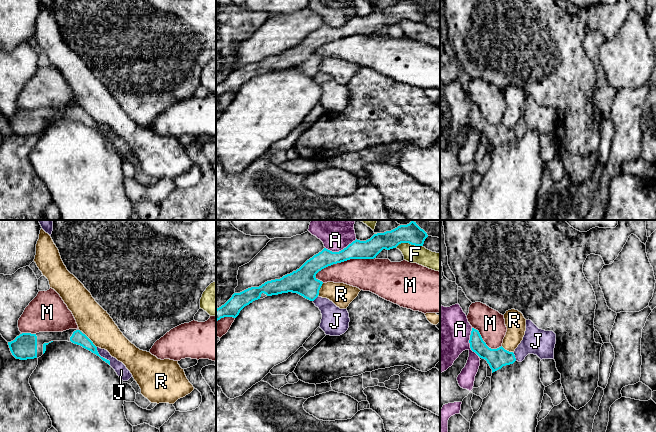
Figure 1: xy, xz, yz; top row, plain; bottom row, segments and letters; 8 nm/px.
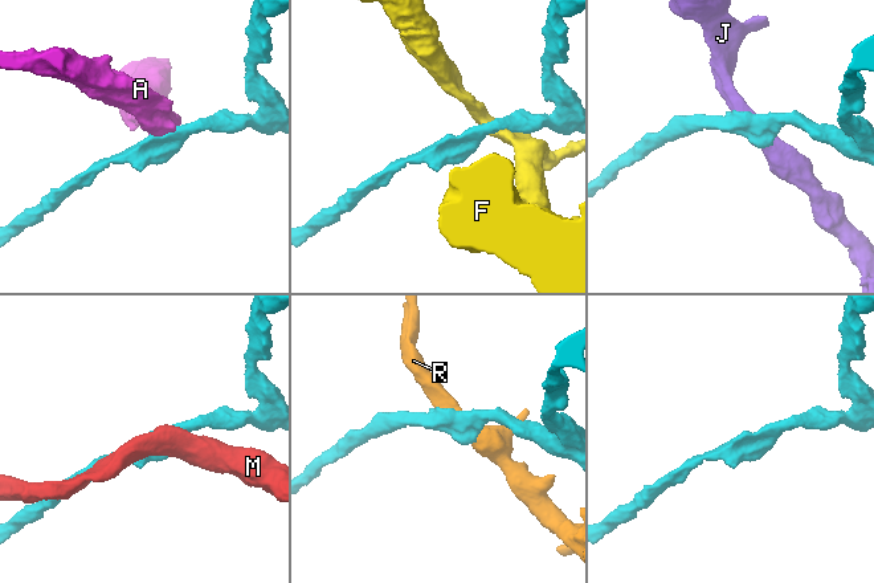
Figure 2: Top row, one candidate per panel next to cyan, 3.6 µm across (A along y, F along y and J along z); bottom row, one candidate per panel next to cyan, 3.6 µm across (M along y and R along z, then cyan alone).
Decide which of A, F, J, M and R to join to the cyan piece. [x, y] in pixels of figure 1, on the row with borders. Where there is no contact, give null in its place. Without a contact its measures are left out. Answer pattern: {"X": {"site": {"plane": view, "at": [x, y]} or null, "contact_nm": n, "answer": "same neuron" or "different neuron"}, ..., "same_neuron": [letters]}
{"A": {"site": {"plane": "xz", "at": [341, 250]}, "contact_nm": 260, "answer": "different neuron"}, "F": {"site": {"plane": "xz", "at": [408, 242]}, "contact_nm": 220, "answer": "different neuron"}, "J": {"site": {"plane": "xy", "at": [102, 357]}, "contact_nm": 180, "answer": "same neuron"}, "M": {"site": {"plane": "xz", "at": [344, 260]}, "contact_nm": 500, "answer": "different neuron"}, "R": {"site": {"plane": "xy", "at": [90, 340]}, "contact_nm": 160, "answer": "different neuron"}, "same_neuron": ["J"]}

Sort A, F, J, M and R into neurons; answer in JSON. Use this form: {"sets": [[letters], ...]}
{"sets": [["A"], ["F"], ["J"], ["M"], ["R"]]}

